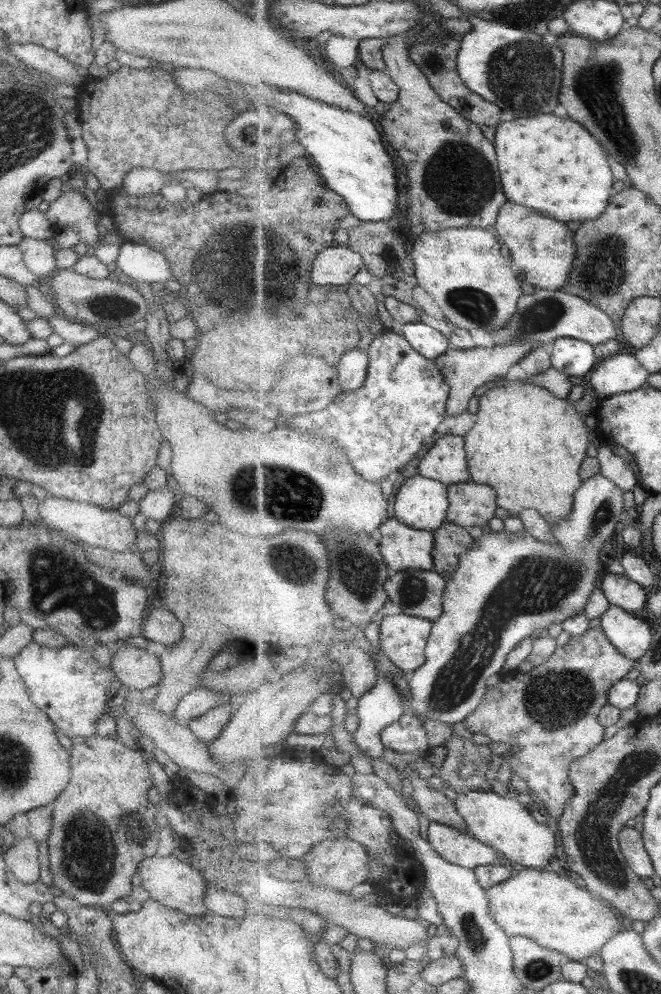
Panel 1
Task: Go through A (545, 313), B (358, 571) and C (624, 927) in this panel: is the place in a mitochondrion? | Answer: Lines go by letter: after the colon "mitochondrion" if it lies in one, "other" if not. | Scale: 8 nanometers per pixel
A: mitochondrion
B: mitochondrion
C: other

